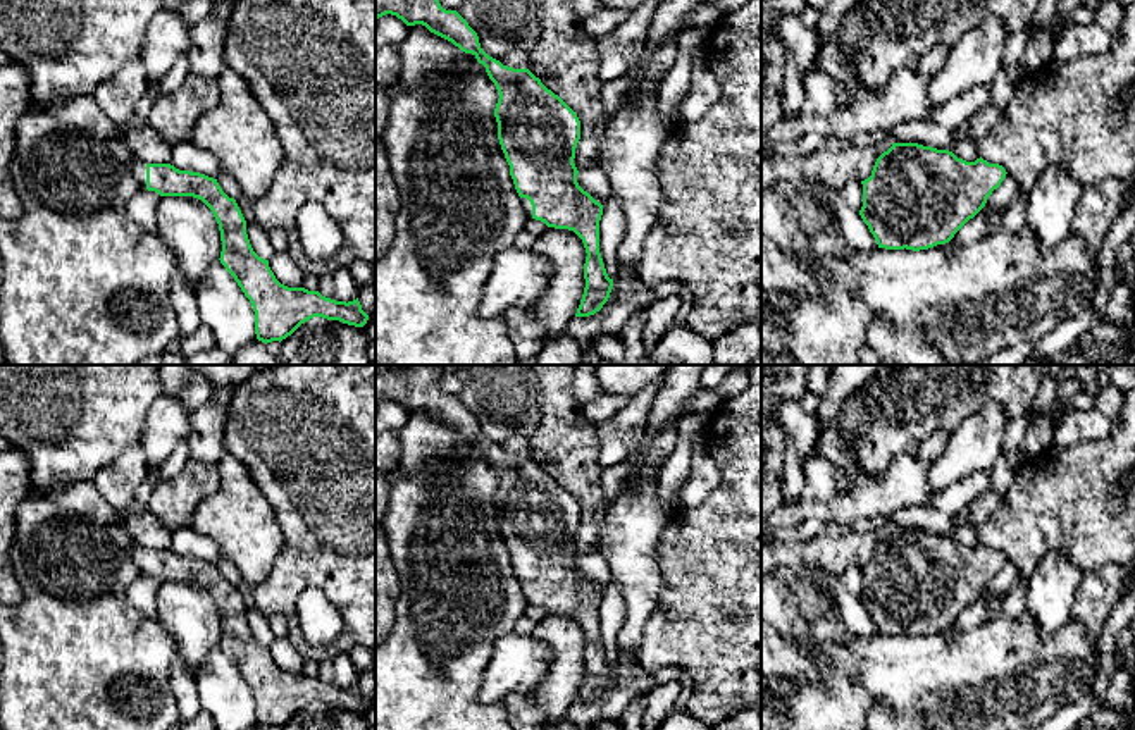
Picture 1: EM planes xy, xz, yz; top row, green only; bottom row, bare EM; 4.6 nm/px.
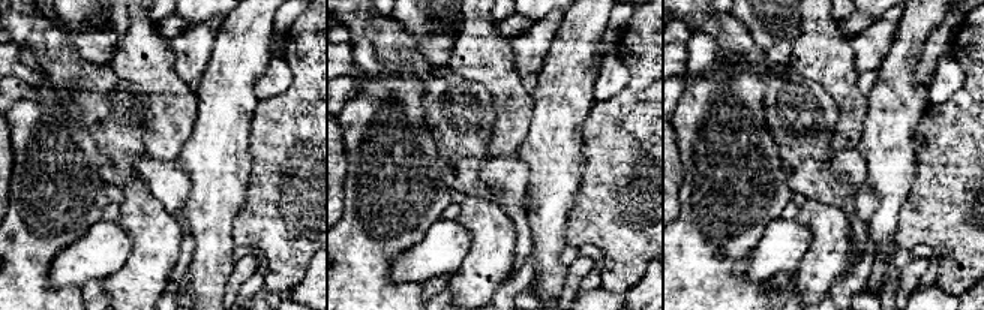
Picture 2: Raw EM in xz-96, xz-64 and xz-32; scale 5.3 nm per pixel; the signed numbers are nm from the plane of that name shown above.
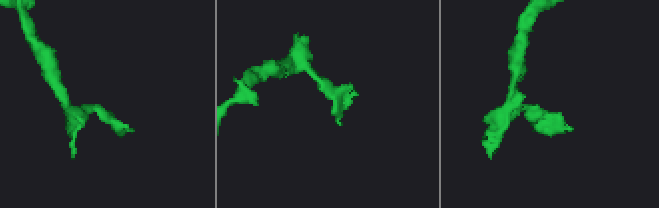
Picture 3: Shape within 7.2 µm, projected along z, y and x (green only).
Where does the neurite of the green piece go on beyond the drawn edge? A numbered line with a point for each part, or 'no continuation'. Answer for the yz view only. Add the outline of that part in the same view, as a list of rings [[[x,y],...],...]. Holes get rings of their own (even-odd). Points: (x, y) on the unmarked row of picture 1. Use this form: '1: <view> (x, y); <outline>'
no continuation

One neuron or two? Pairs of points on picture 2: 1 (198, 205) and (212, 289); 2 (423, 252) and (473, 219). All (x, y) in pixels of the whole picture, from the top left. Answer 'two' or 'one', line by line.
1: one
2: two

